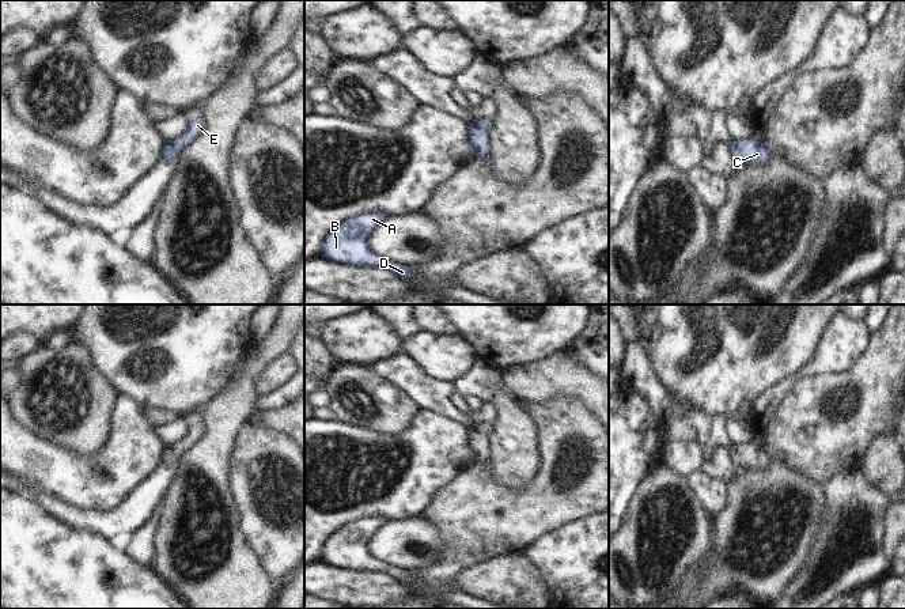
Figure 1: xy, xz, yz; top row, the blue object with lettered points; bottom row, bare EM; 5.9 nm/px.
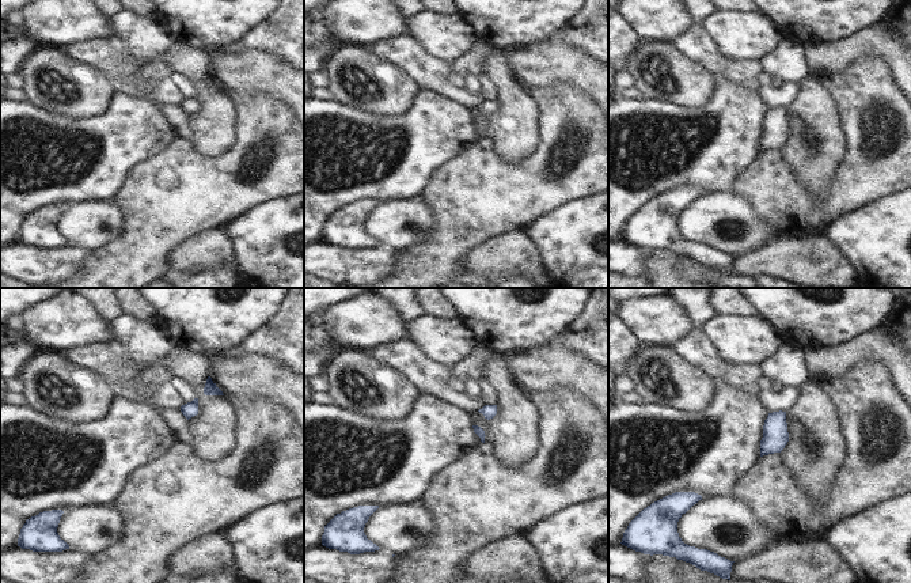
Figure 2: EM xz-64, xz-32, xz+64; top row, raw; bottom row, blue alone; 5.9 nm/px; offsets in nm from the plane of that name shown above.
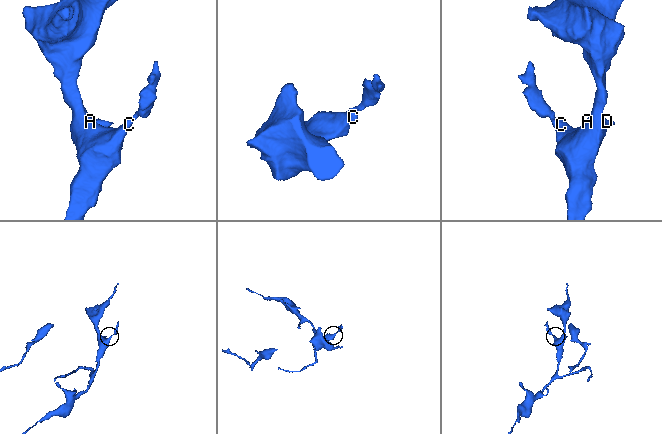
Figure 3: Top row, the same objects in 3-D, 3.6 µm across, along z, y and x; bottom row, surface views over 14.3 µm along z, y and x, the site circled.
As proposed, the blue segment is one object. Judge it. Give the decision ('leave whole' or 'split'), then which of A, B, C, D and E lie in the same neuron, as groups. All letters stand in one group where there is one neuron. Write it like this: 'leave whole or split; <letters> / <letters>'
leave whole; A B C D E

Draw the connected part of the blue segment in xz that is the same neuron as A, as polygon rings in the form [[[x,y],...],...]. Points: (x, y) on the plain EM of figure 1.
[[[372,517],[340,527],[323,544],[321,561],[348,571],[385,571],[398,583],[409,582],[412,571],[389,567],[370,555],[368,540],[385,522]]]

